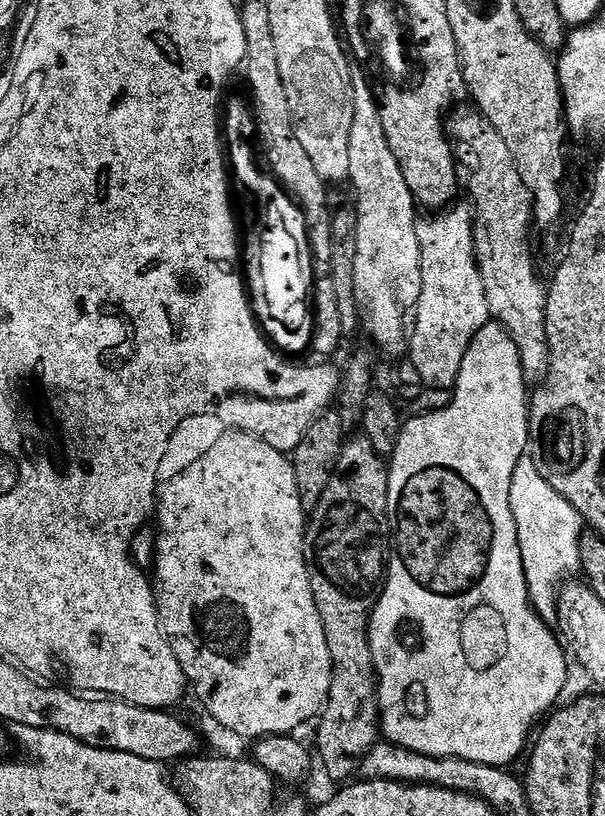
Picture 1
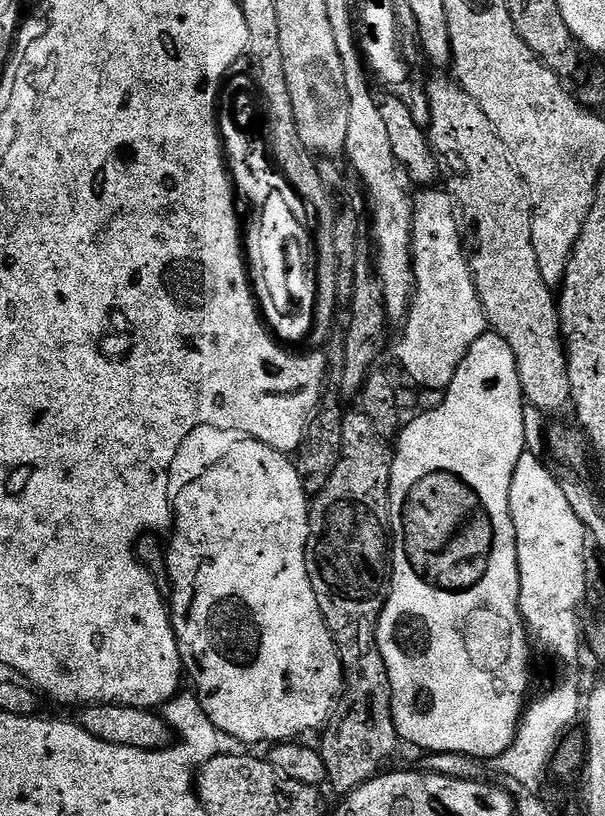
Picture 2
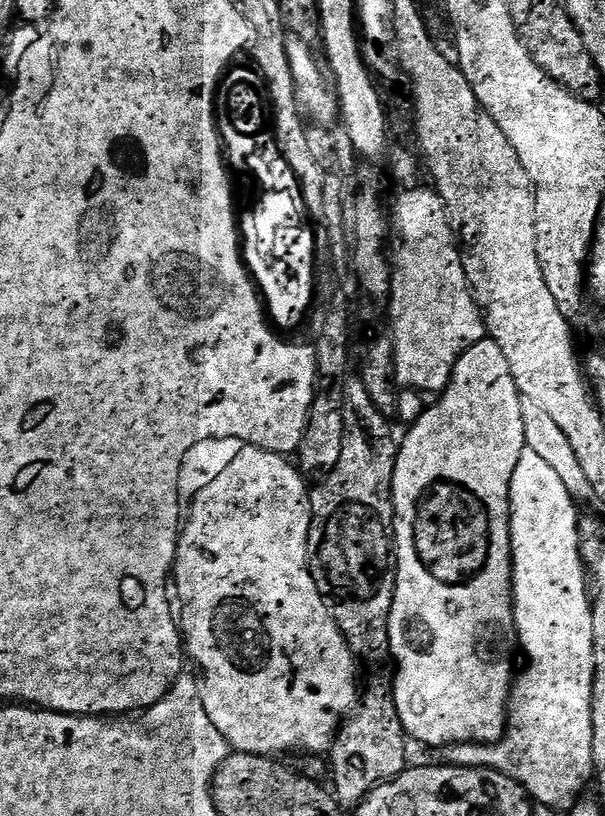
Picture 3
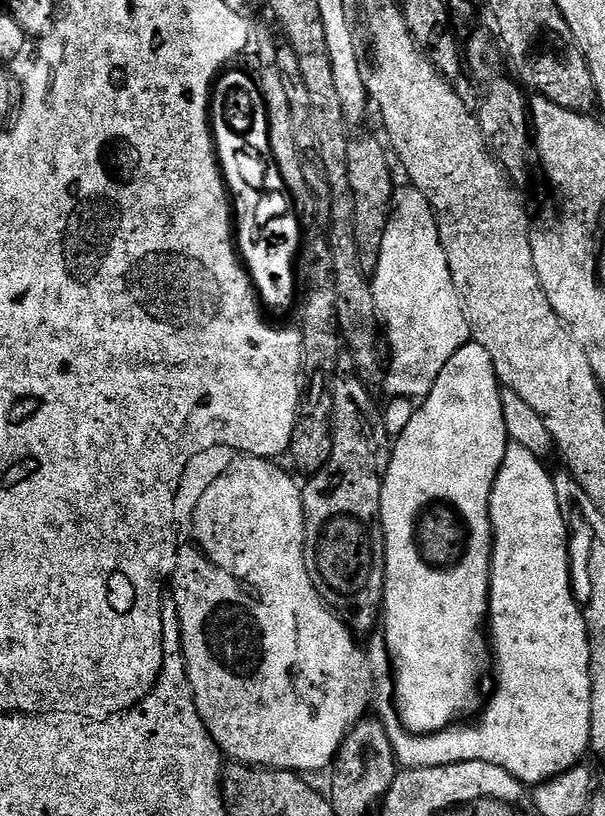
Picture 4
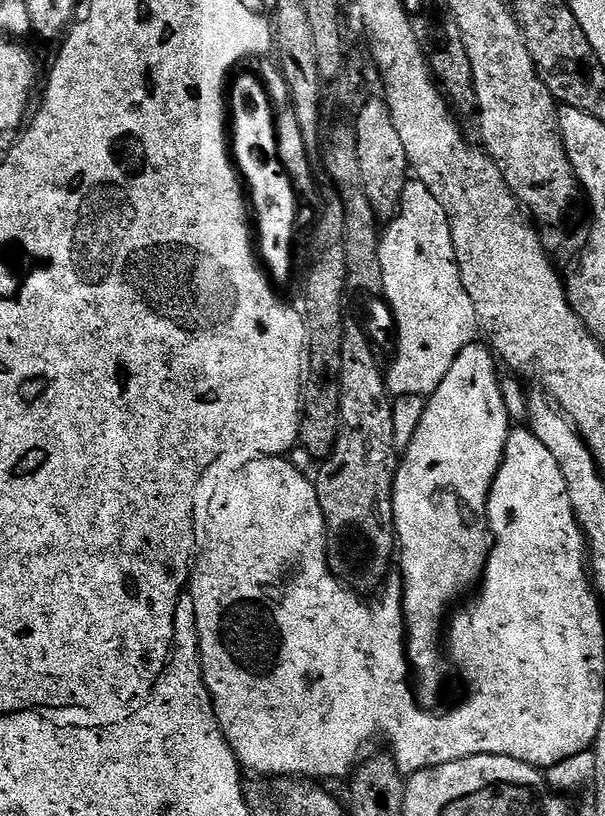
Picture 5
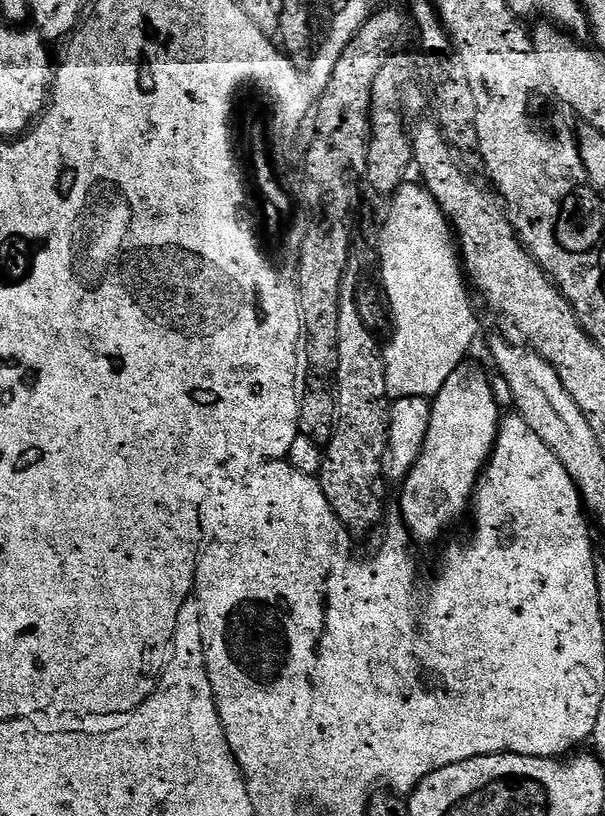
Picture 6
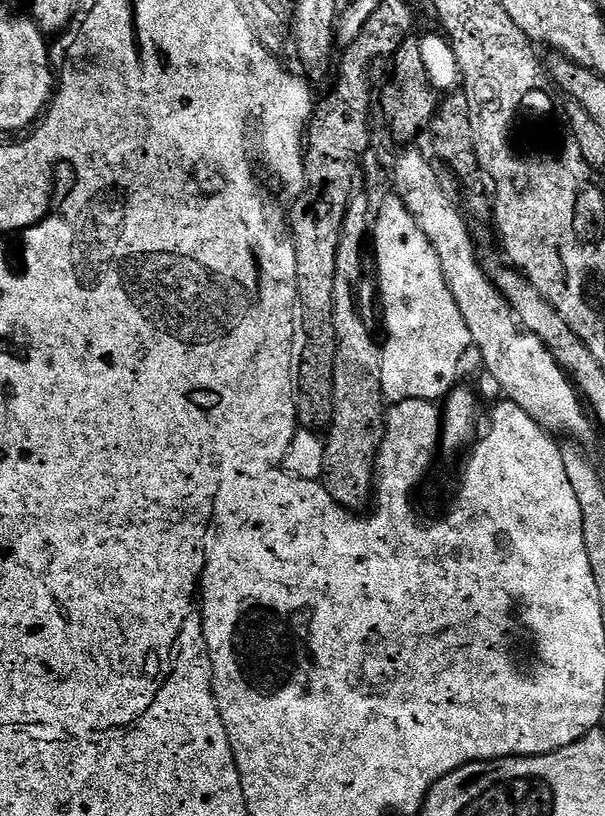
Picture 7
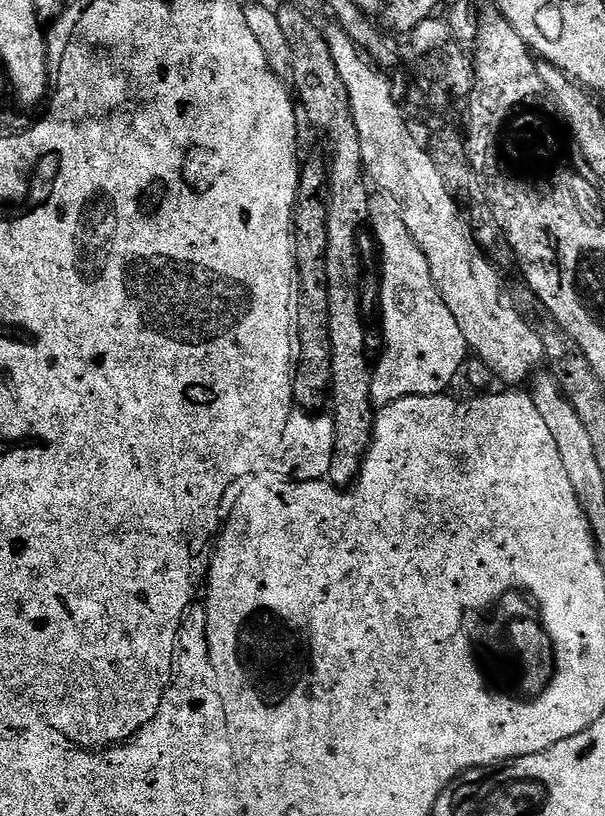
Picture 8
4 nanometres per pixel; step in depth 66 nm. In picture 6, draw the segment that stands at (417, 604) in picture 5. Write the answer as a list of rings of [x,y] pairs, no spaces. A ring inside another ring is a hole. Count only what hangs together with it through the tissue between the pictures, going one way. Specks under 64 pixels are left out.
[[[472,362],[461,364],[446,386],[431,401],[430,430],[420,456],[404,477],[400,492],[400,512],[404,525],[417,545],[432,544],[460,515],[469,511],[476,481],[484,471],[496,445],[502,411],[496,405],[488,376]]]

